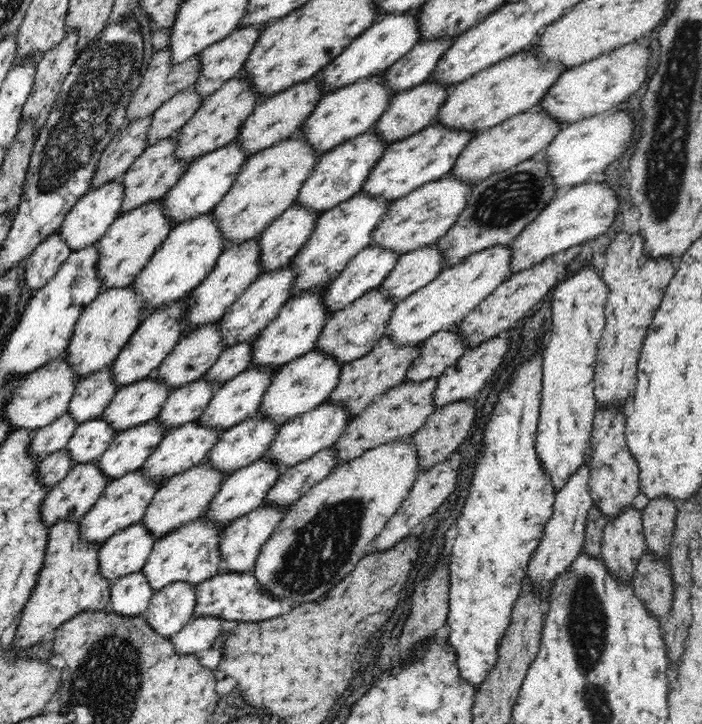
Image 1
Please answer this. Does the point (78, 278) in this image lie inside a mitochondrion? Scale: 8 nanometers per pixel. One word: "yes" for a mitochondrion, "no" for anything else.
yes

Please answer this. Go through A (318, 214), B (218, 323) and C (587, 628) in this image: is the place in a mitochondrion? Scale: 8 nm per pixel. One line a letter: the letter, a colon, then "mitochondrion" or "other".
A: other
B: other
C: mitochondrion

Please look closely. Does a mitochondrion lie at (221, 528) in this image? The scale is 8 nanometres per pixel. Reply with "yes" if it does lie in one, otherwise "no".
no

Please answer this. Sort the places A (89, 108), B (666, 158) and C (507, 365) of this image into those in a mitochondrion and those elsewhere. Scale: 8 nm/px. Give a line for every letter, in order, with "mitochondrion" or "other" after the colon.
A: mitochondrion
B: mitochondrion
C: other

